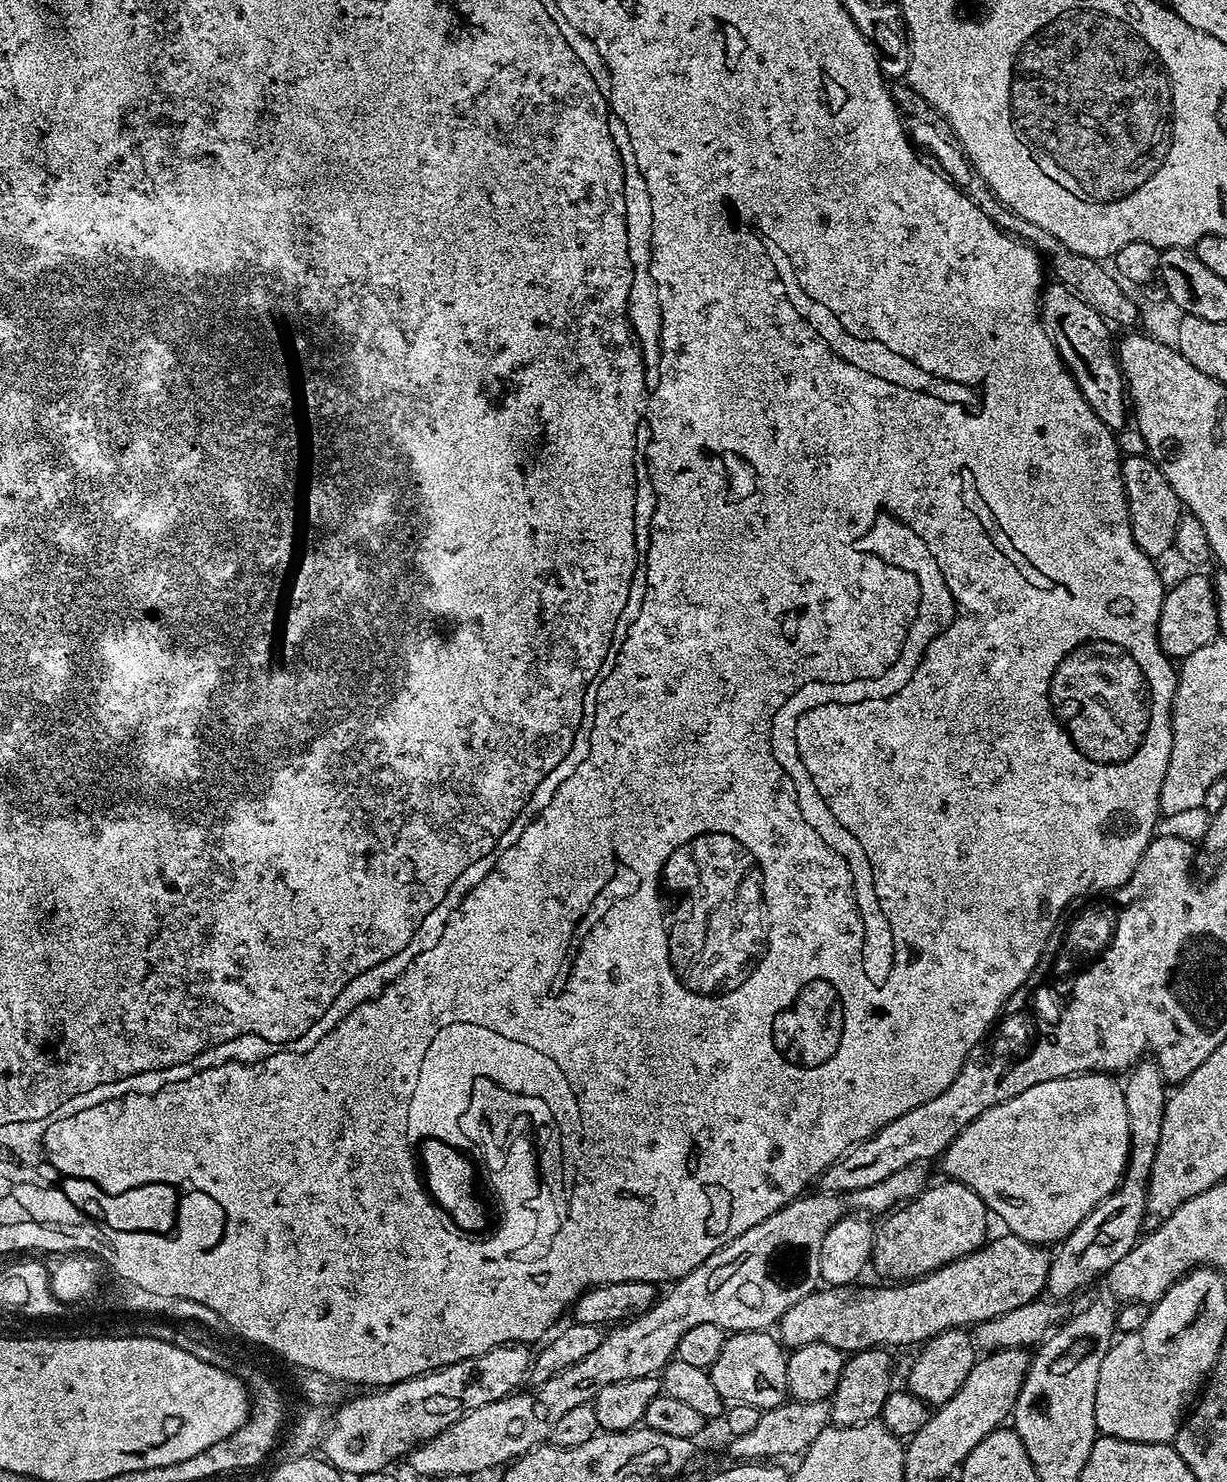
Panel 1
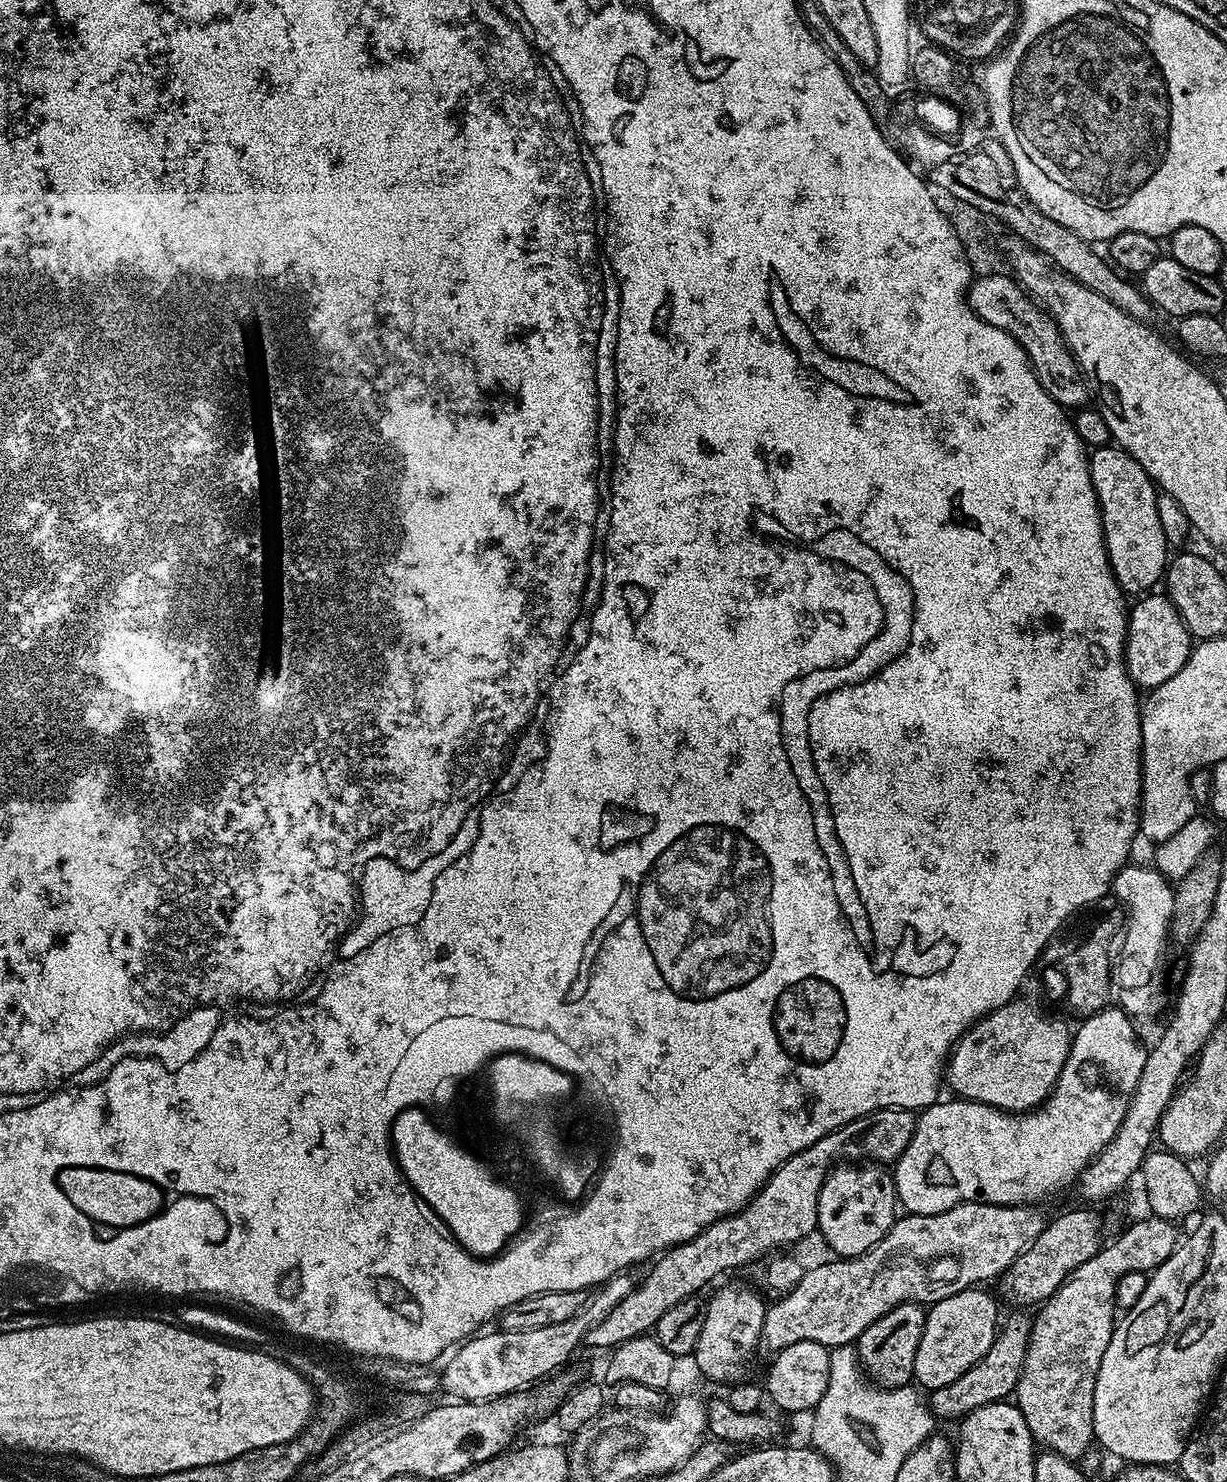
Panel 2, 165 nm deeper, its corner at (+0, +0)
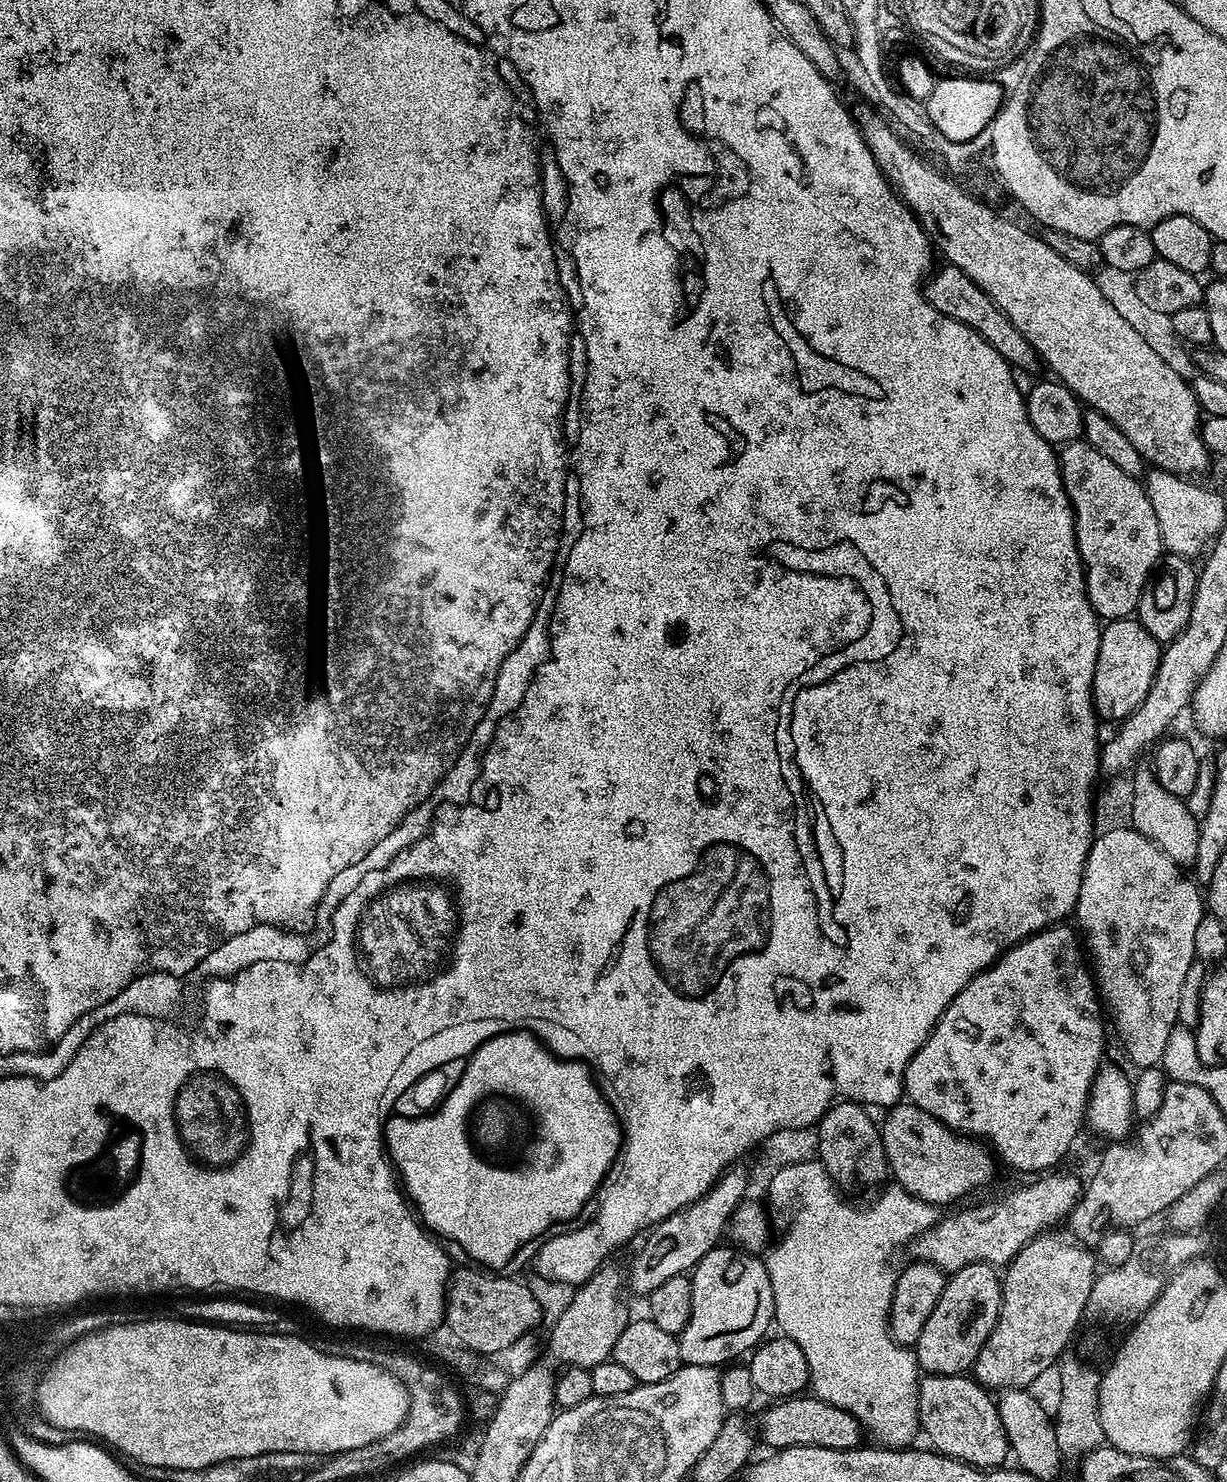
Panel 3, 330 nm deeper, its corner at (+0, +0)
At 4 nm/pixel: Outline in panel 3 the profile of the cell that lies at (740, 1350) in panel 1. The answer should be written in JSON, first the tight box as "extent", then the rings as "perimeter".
{"extent":[678,1247,774,1365],"perimeter":[[[724,1247],[712,1248],[690,1273],[694,1310],[690,1322],[686,1322],[686,1330],[678,1337],[684,1364],[727,1365],[743,1357],[740,1356],[743,1352],[751,1353],[769,1335],[768,1327],[773,1327],[774,1294],[767,1263],[759,1255],[739,1247]]]}

